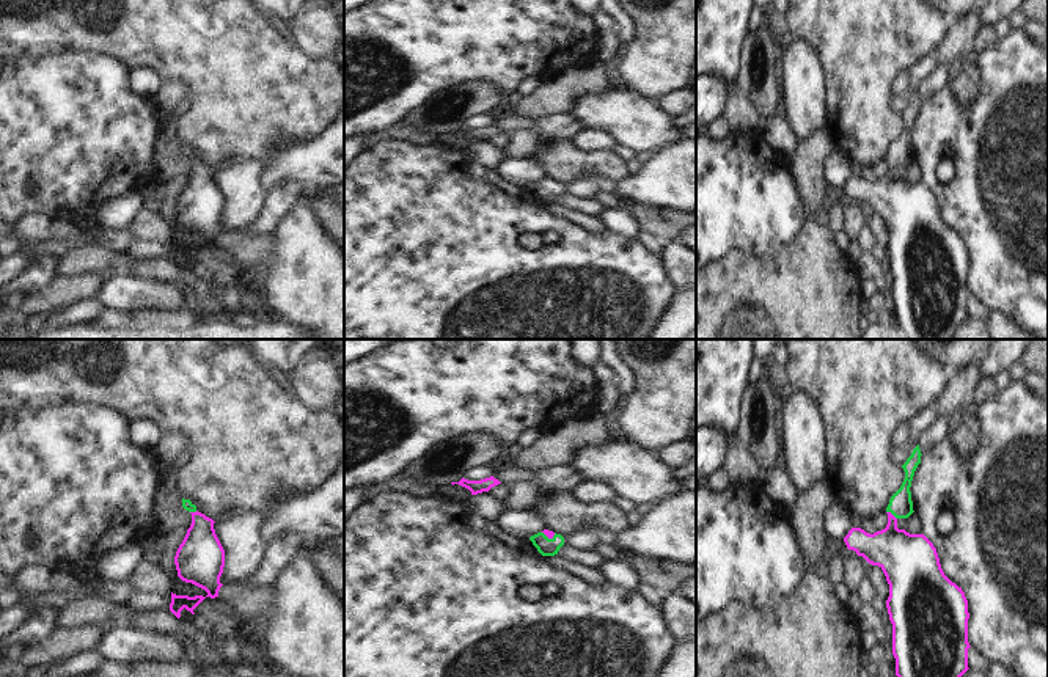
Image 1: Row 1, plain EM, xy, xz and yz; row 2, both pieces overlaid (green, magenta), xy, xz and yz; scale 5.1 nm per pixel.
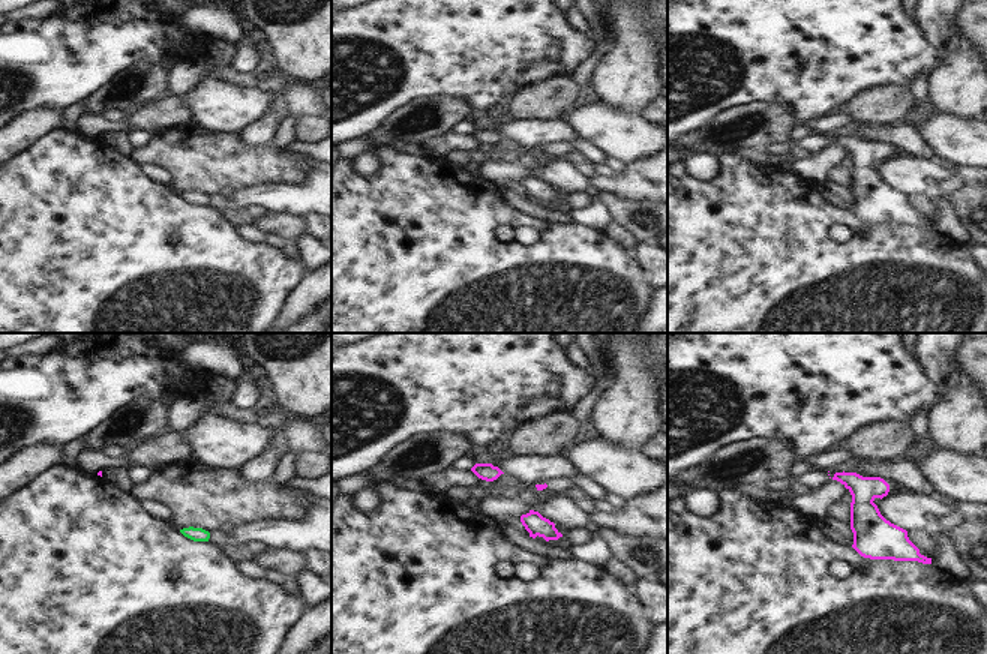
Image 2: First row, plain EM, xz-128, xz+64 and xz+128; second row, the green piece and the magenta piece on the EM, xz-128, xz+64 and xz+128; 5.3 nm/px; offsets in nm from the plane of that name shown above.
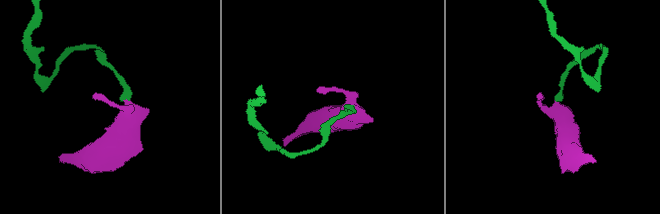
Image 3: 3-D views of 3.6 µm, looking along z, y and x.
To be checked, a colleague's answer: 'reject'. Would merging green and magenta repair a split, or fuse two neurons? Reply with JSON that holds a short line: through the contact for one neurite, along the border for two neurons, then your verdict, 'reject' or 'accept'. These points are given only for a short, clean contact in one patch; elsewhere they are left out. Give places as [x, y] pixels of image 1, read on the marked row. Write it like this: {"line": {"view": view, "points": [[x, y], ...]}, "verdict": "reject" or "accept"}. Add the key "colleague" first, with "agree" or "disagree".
{"colleague": "disagree", "line": {"view": "yz", "points": [[901, 506], [891, 512], [891, 544], [905, 558]]}, "verdict": "accept"}

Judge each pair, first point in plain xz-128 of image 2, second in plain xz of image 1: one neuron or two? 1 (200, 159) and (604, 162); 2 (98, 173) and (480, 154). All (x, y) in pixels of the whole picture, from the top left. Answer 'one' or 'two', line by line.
1: one
2: two

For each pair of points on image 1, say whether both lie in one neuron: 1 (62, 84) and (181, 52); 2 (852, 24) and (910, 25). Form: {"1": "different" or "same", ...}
{"1": "different", "2": "same"}

